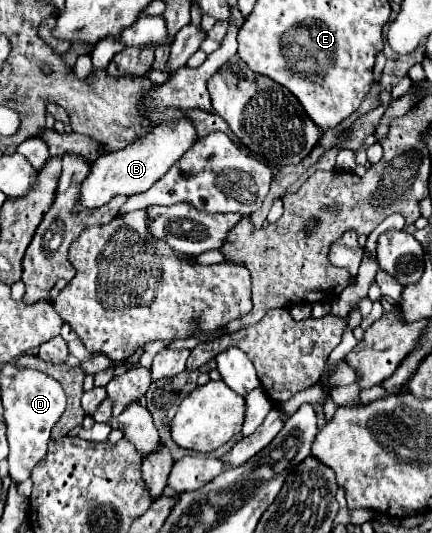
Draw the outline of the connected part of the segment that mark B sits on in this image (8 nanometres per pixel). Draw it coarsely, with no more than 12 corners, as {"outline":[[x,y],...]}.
{"outline":[[160,125],[90,165],[74,213],[148,191],[188,151],[194,125]]}

